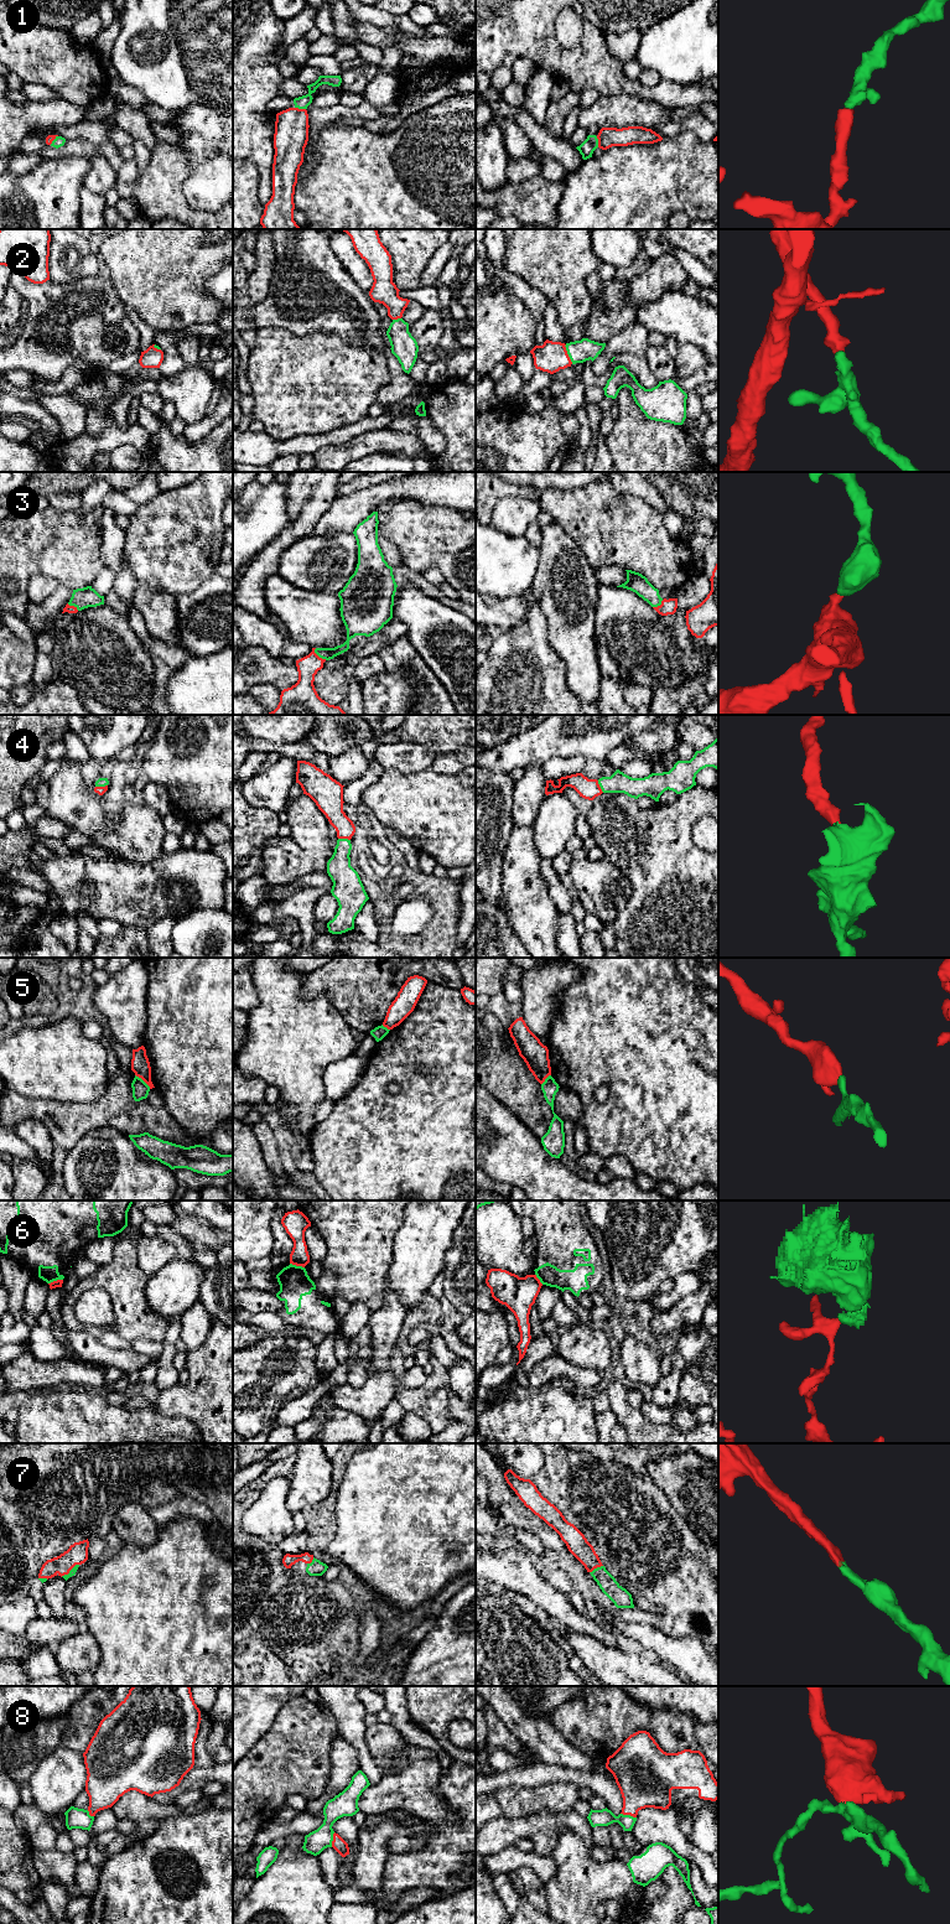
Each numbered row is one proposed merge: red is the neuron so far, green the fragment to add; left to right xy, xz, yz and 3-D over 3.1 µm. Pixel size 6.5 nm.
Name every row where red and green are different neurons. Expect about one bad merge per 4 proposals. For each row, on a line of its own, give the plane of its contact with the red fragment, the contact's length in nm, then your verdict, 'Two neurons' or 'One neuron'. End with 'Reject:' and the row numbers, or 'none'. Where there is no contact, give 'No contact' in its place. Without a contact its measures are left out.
1: Touches red in xz. Shared border 70 nm. One neuron
2: Touches red in yz. Shared border 140 nm. One neuron
3: Touches red in xz. Shared border 110 nm. One neuron
4: Touches red in xy. Shared border 80 nm. One neuron
5: Touches red in xy. Shared border 140 nm. Two neurons
6: Touches red in xy. Shared border 100 nm. Two neurons
7: Touches red in xy. Shared border 150 nm. One neuron
8: Touches red in yz. Shared border 110 nm. One neuron
Reject: 5, 6

